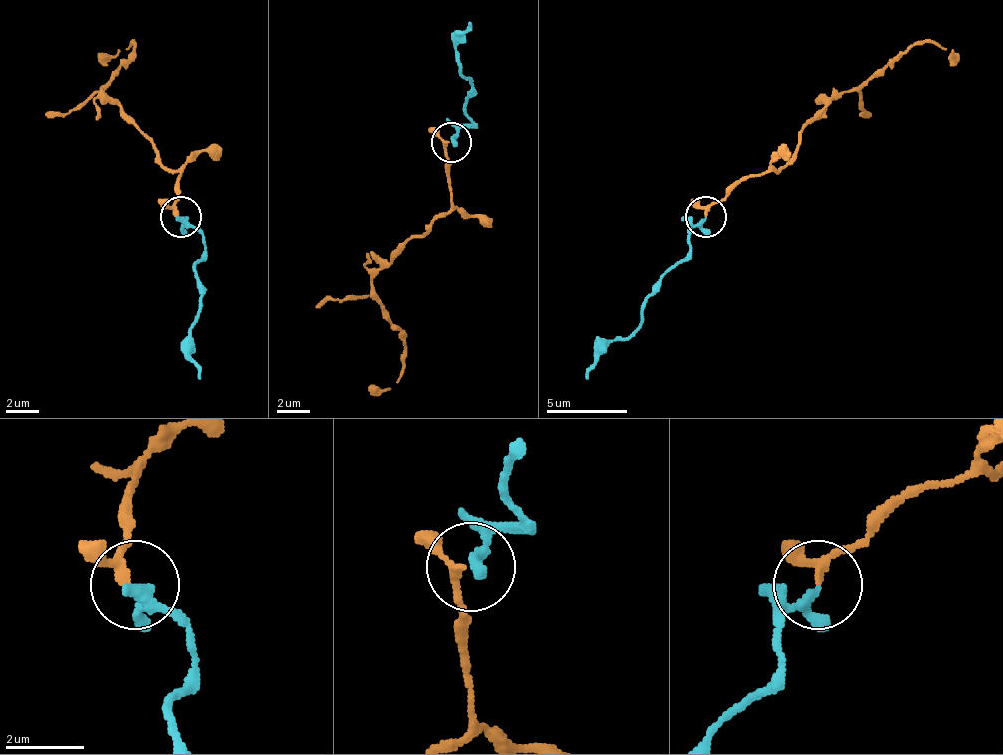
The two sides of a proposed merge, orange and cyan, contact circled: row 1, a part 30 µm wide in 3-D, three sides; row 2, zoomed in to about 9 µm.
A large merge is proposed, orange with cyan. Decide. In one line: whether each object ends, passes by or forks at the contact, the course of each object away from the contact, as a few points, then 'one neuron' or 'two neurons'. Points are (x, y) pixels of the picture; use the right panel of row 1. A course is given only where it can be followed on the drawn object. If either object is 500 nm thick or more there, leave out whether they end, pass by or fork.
orange passes by | cyan passes by | orange via (704, 218), (741, 181), (769, 173), (846, 92), (862, 88), (915, 44), (939, 44), (951, 52), (955, 60) | cyan via (704, 218), (688, 230), (688, 254), (664, 274), (648, 298), (644, 319), (611, 343), (587, 379) | one neuron

